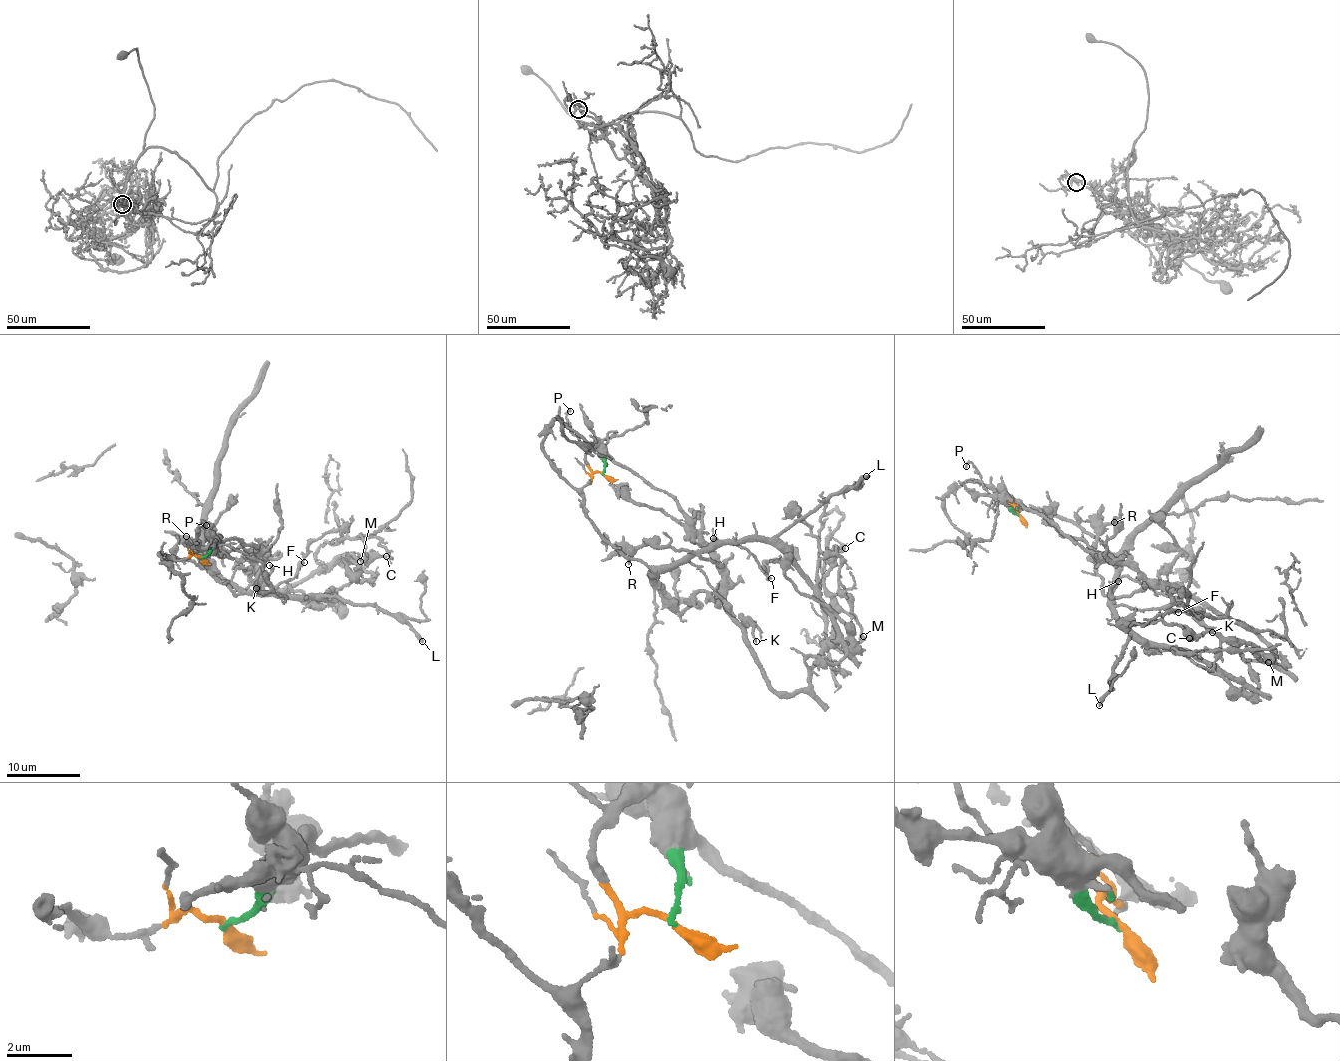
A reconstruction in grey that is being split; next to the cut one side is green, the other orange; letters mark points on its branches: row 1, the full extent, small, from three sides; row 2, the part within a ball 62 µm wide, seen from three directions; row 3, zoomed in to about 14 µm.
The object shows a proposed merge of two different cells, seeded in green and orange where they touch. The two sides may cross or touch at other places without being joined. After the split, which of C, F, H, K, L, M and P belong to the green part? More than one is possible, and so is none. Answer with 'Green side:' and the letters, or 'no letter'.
Green side: C, K, M

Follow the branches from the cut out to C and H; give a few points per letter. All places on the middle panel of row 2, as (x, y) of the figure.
C: (602, 475), (612, 457), (674, 499), (780, 693), (808, 687), (826, 650), (835, 625), (823, 575), (845, 547)
H: (602, 475), (594, 473), (582, 489), (584, 515), (626, 556), (667, 566), (707, 549), (712, 534), (713, 538)

